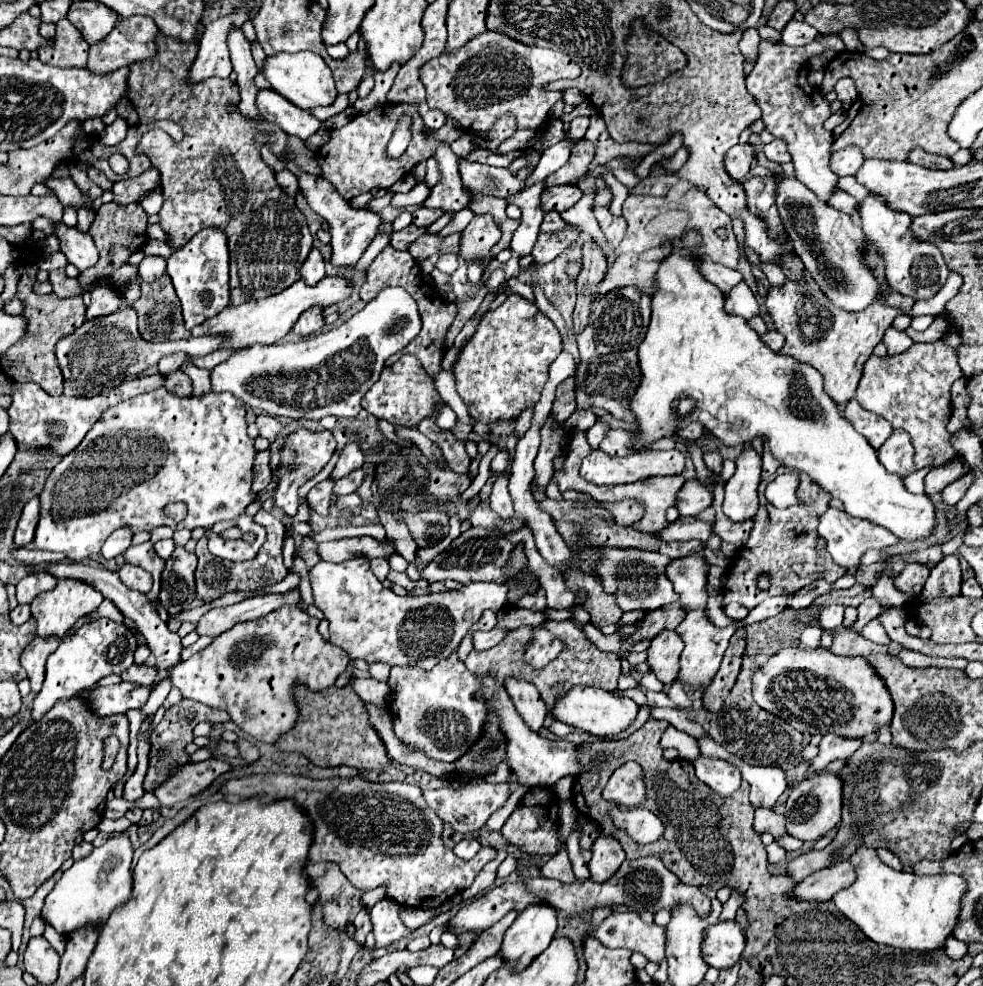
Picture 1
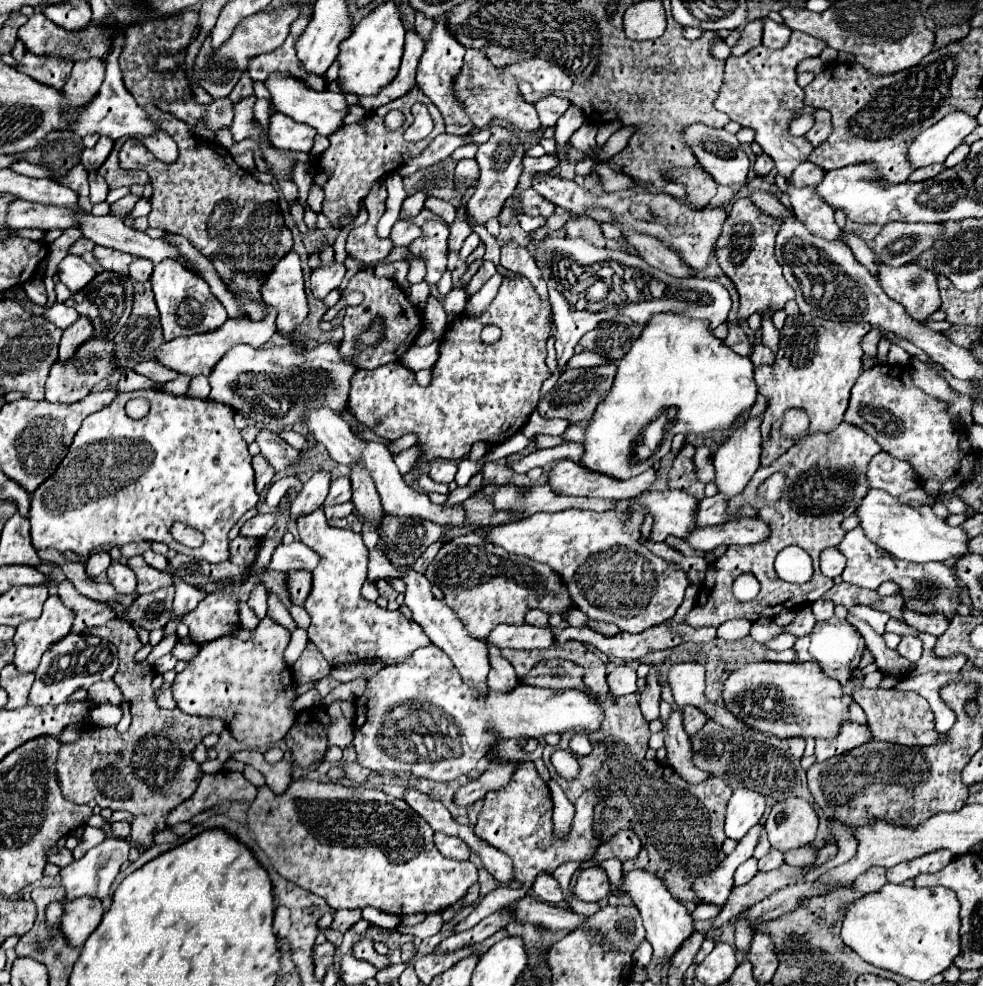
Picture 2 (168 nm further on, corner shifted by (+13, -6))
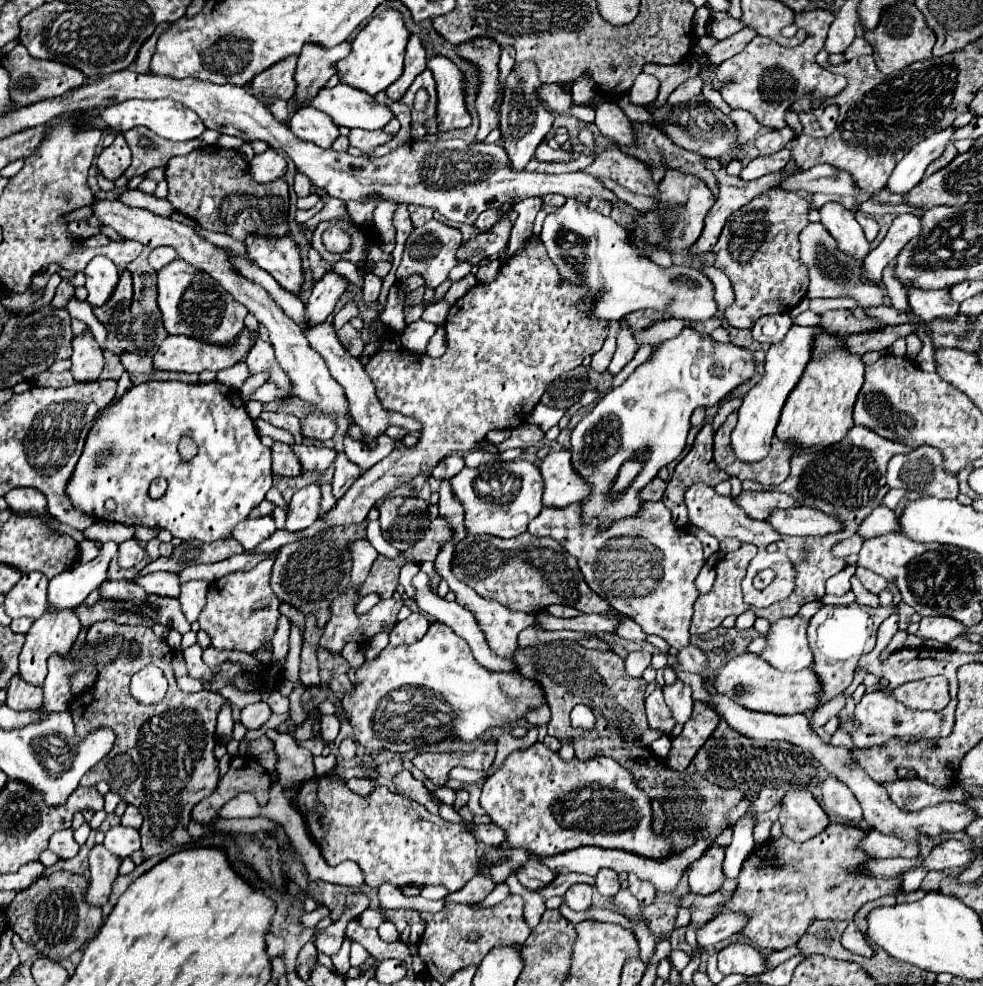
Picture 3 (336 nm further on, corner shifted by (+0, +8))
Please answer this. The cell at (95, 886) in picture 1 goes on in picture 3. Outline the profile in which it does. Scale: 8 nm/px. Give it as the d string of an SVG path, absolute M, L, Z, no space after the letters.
M119 824L111 830L107 830L103 844L111 854L123 858L123 856L131 856L133 852L137 852L141 848L141 836L139 836L139 830L125 828Z

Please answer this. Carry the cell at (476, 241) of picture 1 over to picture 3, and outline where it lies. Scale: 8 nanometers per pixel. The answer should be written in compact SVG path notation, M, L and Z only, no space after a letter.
M525 62L525 66L515 66L505 84L505 102L501 106L499 130L501 130L501 138L503 138L503 148L509 156L509 166L515 172L525 170L527 162L535 154L535 148L539 146L539 142L543 142L543 138L547 136L547 132L551 130L551 124L553 124L551 112L545 108L545 104L535 94L535 90L541 84L543 82L537 78L537 68L529 66L527 62Z

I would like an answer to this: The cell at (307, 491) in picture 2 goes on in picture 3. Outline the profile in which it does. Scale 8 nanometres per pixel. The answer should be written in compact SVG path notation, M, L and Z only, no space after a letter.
M317 480L293 494L289 502L289 516L285 528L295 532L311 526L319 518L319 504L321 504L321 482Z

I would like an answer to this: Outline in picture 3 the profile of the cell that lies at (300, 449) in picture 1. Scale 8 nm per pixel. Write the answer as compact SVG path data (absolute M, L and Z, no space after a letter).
M273 514L259 516L259 518L245 518L233 530L233 538L239 540L245 550L253 550L257 544L267 540L277 530Z

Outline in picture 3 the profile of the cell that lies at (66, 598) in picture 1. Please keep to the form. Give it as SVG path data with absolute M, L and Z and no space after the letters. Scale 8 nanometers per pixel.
M51 608L47 610L41 618L37 618L33 622L33 626L27 632L27 640L25 646L19 654L19 674L21 678L25 678L27 682L33 682L35 686L41 686L47 674L47 658L57 652L57 654L65 654L65 650L69 650L69 646L73 646L73 642L77 640L77 634L81 632L81 624L79 618L75 614L75 608Z

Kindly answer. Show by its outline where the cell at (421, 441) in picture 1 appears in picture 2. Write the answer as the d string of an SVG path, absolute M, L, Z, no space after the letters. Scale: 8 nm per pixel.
M428 474L419 475L417 478L418 487L425 493L437 492L440 494L450 494L447 484L434 482Z

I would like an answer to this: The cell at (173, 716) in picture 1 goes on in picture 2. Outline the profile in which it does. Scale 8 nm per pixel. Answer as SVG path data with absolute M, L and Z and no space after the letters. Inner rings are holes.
M118 618L108 624L88 628L82 634L102 636L112 642L120 652L120 666L114 676L118 688L122 688L122 704L130 704L132 724L126 732L118 732L114 726L88 724L80 738L72 744L62 744L56 760L56 774L64 798L76 804L88 804L94 800L100 808L128 810L134 814L130 840L142 848L154 844L154 834L166 830L166 816L196 792L202 768L192 760L192 752L210 732L222 732L224 722L216 718L190 716L180 710L162 710L154 700L152 680L156 676L154 666L138 662L134 654L142 648L138 632ZM144 824L144 830L136 832L136 826Z

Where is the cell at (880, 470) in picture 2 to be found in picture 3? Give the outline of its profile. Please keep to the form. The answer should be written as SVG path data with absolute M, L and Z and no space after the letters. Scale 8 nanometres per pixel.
M919 446L907 454L895 454L887 466L891 488L909 488L935 498L955 498L957 478L943 470L941 452L933 446Z

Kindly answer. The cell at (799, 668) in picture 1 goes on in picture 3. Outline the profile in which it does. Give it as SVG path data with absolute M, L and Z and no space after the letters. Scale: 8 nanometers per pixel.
M745 652L733 658L729 664L725 664L715 678L715 686L721 694L733 698L737 704L749 710L771 712L779 716L807 714L819 706L821 698L821 682L811 666L799 672L781 672L773 668L769 662L765 662L761 656L751 652Z

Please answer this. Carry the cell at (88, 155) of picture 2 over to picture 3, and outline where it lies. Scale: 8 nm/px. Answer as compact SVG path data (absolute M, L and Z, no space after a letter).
M117 134L113 144L103 148L101 154L97 156L97 168L109 180L117 180L129 168L129 164L131 164L131 150L123 134Z

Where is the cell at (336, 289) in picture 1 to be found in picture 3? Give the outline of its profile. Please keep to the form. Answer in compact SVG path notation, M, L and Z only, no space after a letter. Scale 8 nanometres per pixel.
M245 328L233 344L209 344L209 342L201 342L199 338L189 338L183 334L177 336L167 336L163 340L163 344L159 346L159 350L153 356L155 368L157 370L177 370L177 372L203 372L203 370L211 370L211 372L219 372L223 368L229 368L233 364L237 364L247 352L251 342L255 340L255 332L251 332L249 328Z

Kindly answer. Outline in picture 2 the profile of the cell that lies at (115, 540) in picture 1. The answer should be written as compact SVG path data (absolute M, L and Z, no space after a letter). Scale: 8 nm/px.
M100 552L100 554L94 554L94 556L90 556L90 560L86 562L86 574L88 574L88 578L96 578L96 576L100 576L102 572L106 572L106 568L110 566L110 556L106 554L106 552Z

